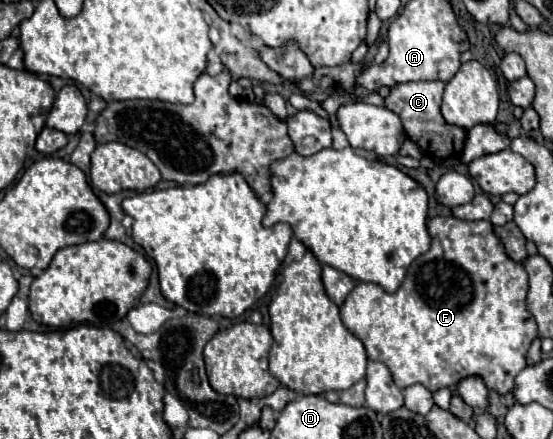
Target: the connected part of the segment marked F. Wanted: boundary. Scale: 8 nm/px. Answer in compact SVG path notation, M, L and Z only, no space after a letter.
M437 216L429 220L427 230L431 248L409 266L397 292L389 294L377 284L357 282L341 306L345 328L363 342L369 360L379 360L391 370L401 390L411 384L423 384L427 390L437 392L467 376L481 376L489 390L497 394L511 392L515 376L527 366L525 354L537 338L537 324L525 306L529 290L527 272L505 254L487 220L465 222L455 216Z

